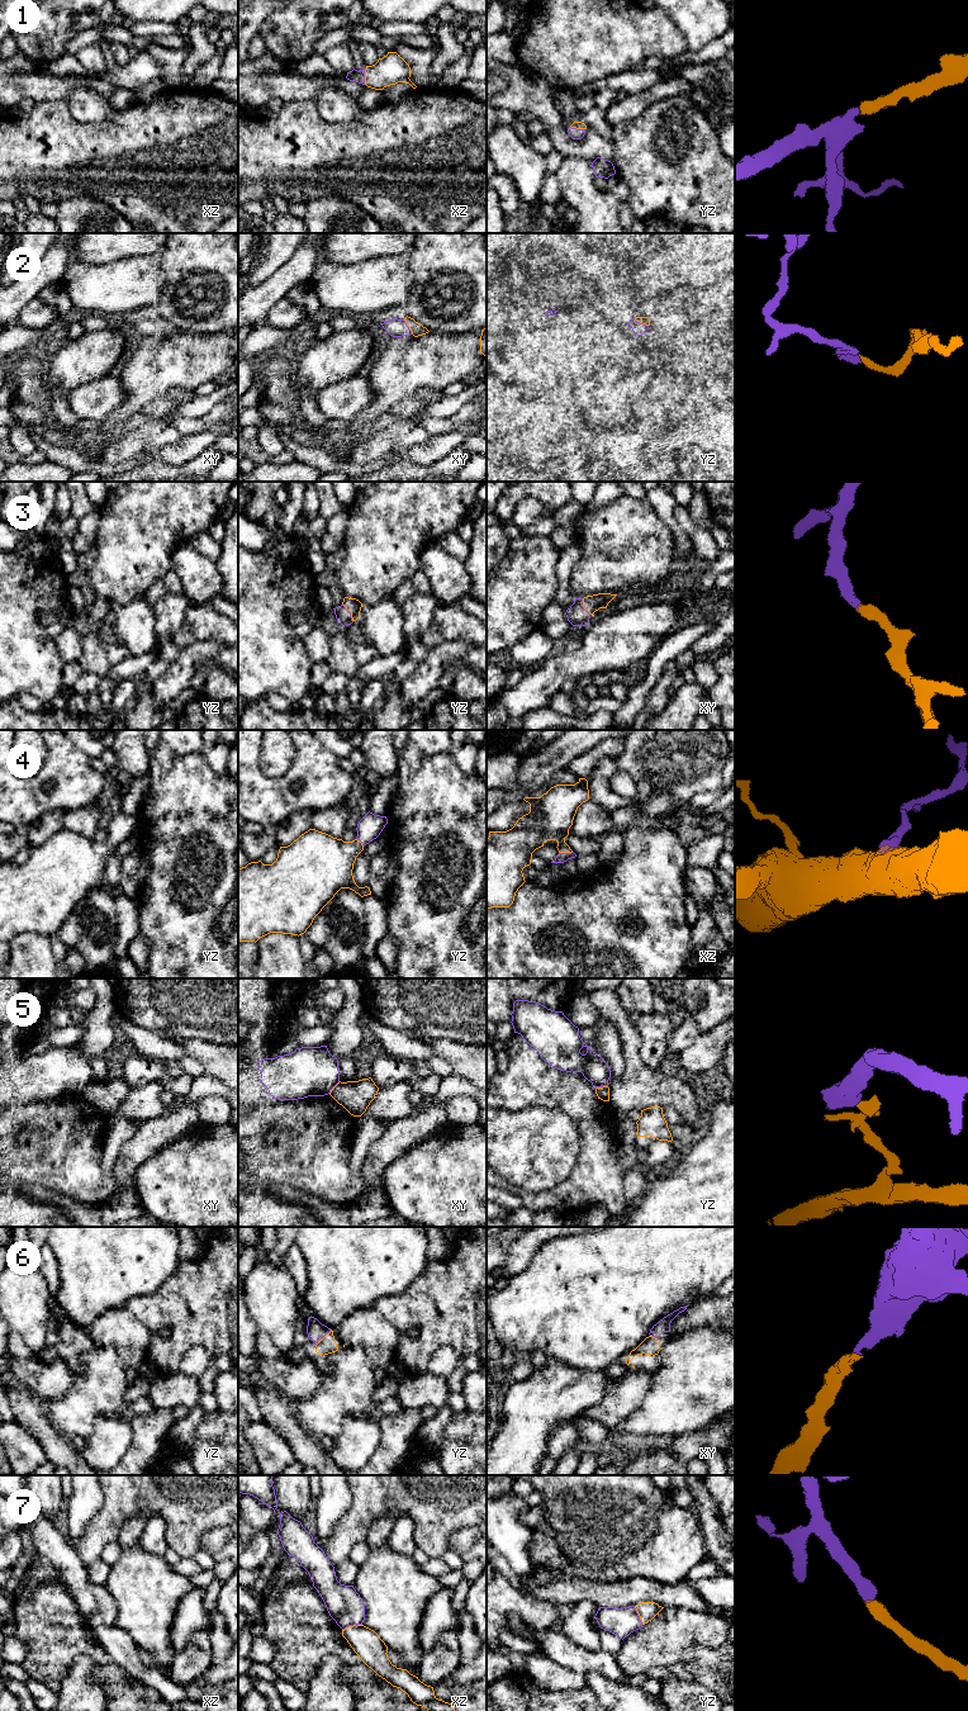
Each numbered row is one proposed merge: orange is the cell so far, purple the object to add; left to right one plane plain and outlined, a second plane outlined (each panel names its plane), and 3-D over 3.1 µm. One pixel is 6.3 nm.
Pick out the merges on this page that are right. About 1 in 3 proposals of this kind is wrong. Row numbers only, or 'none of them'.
1, 2, 3, 4, 6, 7

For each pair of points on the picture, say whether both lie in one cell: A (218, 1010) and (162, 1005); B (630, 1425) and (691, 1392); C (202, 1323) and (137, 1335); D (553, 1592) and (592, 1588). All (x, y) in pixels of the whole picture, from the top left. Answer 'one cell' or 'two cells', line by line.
A: one cell
B: one cell
C: two cells
D: one cell

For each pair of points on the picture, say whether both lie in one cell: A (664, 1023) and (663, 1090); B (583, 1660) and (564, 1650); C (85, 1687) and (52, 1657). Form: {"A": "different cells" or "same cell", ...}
{"A": "different cells", "B": "same cell", "C": "different cells"}

